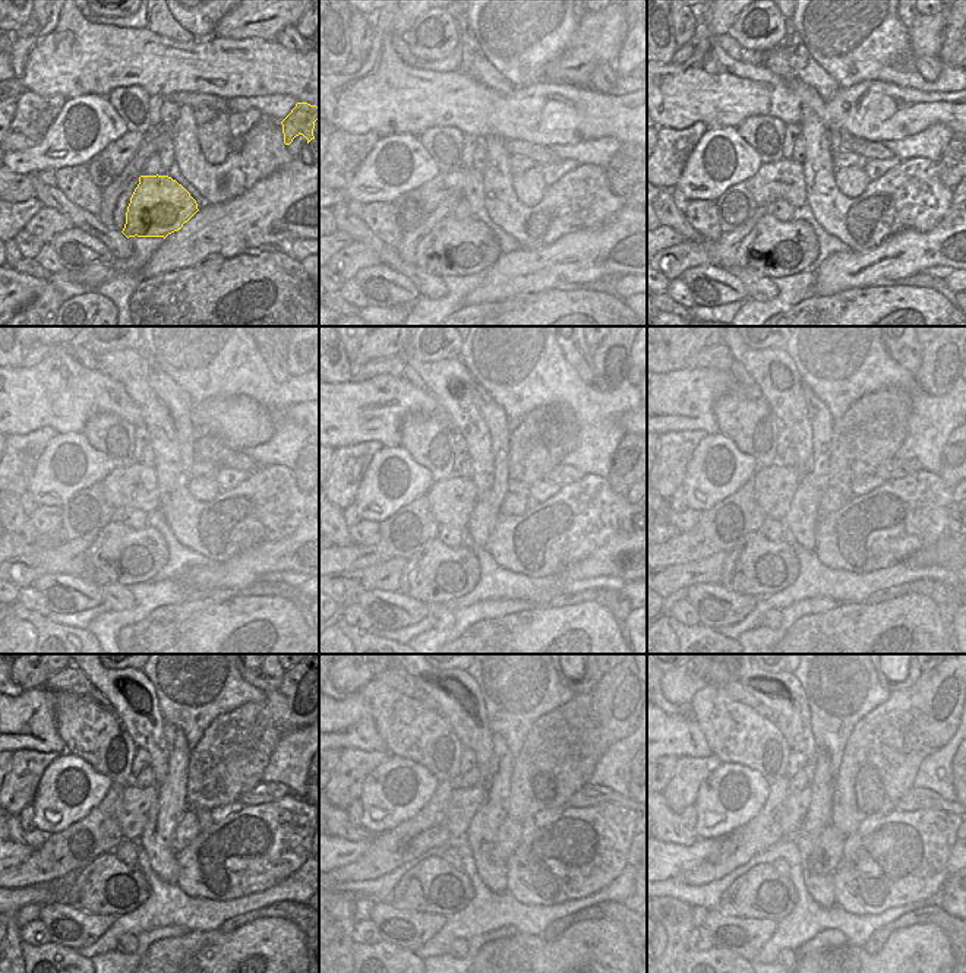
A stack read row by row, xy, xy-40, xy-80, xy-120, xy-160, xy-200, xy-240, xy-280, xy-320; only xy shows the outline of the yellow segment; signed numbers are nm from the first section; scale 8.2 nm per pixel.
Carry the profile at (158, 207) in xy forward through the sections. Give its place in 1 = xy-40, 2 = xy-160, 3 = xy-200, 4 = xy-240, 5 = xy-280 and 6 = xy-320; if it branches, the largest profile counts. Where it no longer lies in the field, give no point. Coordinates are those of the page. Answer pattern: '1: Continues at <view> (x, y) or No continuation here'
1: Continues at xy-40 (486, 207)
2: Continues at xy-160 (442, 574)
3: Continues at xy-200 (760, 568)
4: Continues at xy-240 (107, 885)
5: Continues at xy-280 (435, 887)
6: Continues at xy-320 (763, 893).

